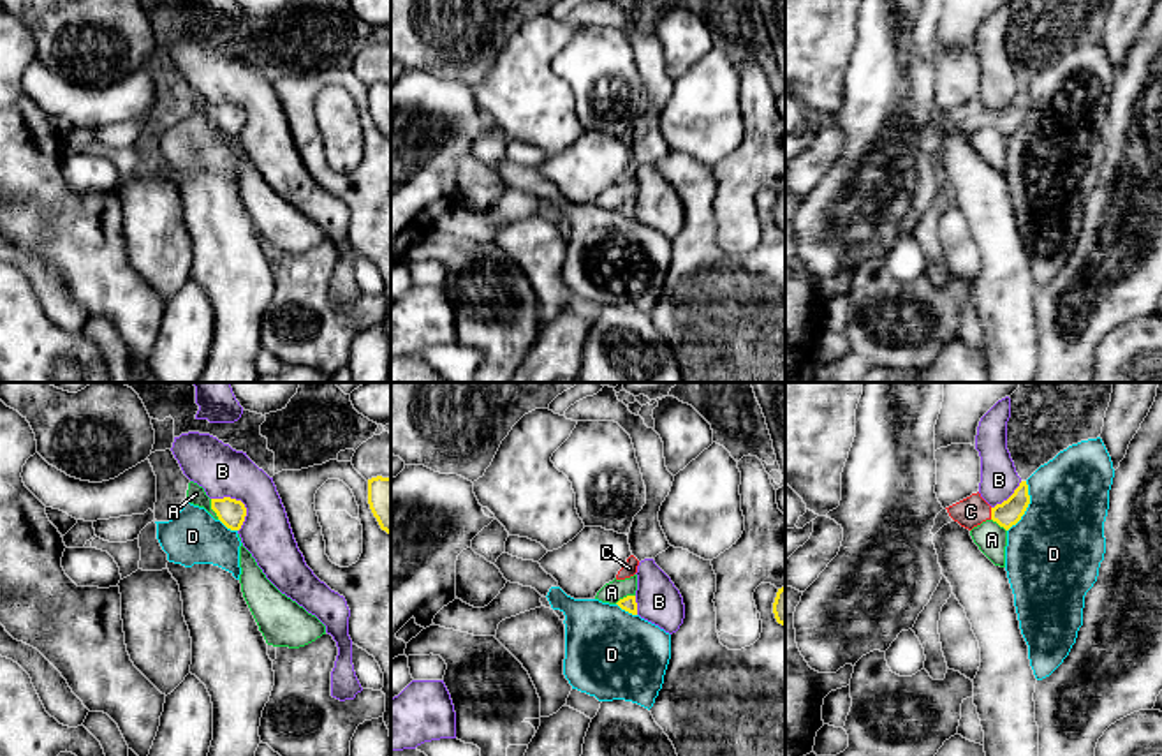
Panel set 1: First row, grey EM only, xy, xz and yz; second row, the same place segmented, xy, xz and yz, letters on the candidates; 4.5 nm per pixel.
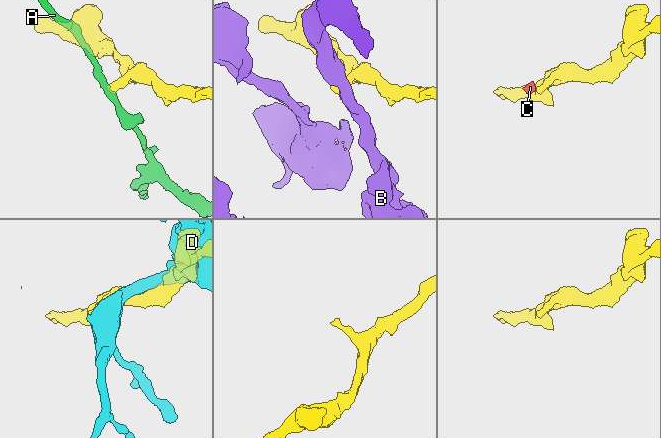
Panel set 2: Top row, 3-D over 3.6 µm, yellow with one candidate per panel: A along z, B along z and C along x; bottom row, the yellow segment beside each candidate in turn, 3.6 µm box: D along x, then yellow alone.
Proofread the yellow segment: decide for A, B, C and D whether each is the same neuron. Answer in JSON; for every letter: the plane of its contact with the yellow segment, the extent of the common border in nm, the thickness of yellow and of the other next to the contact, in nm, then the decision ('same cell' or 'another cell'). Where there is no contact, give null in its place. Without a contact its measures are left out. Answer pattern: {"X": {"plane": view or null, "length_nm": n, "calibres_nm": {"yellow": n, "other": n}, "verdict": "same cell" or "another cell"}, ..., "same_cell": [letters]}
{"A": {"plane": "xy", "length_nm": 100, "calibres_nm": {"yellow": 120, "other": 90}, "verdict": "another cell"}, "B": {"plane": "xy", "length_nm": 200, "calibres_nm": {"yellow": 120, "other": 220}, "verdict": "another cell"}, "C": {"plane": "yz", "length_nm": 60, "calibres_nm": {"yellow": 120, "other": 140}, "verdict": "same cell"}, "D": {"plane": "yz", "length_nm": 240, "calibres_nm": {"yellow": 120, "other": 440}, "verdict": "another cell"}, "same_cell": ["C"]}

